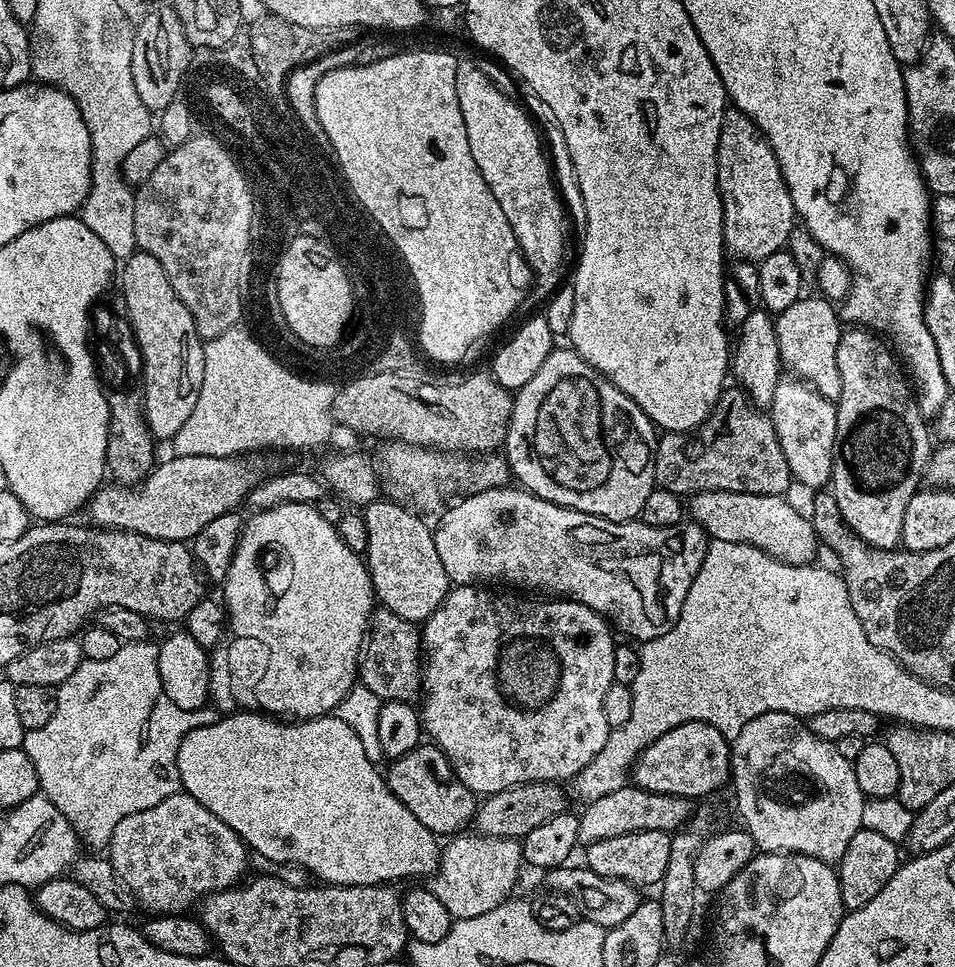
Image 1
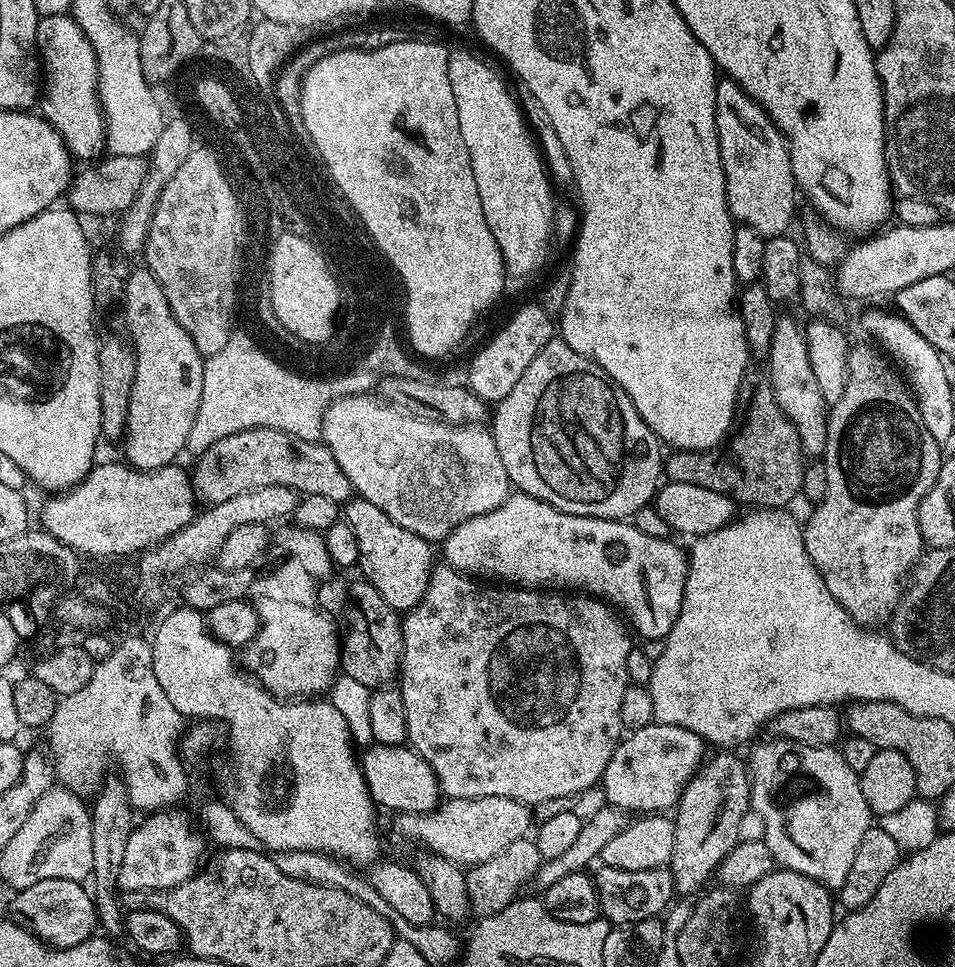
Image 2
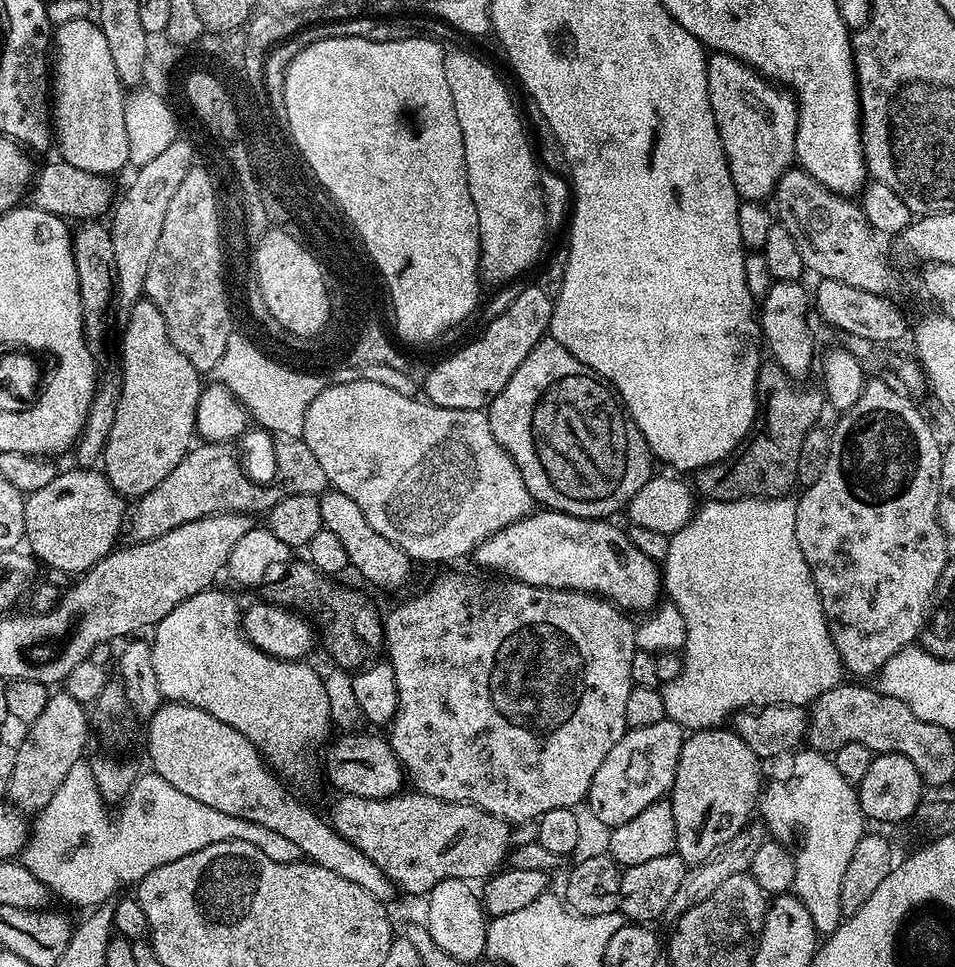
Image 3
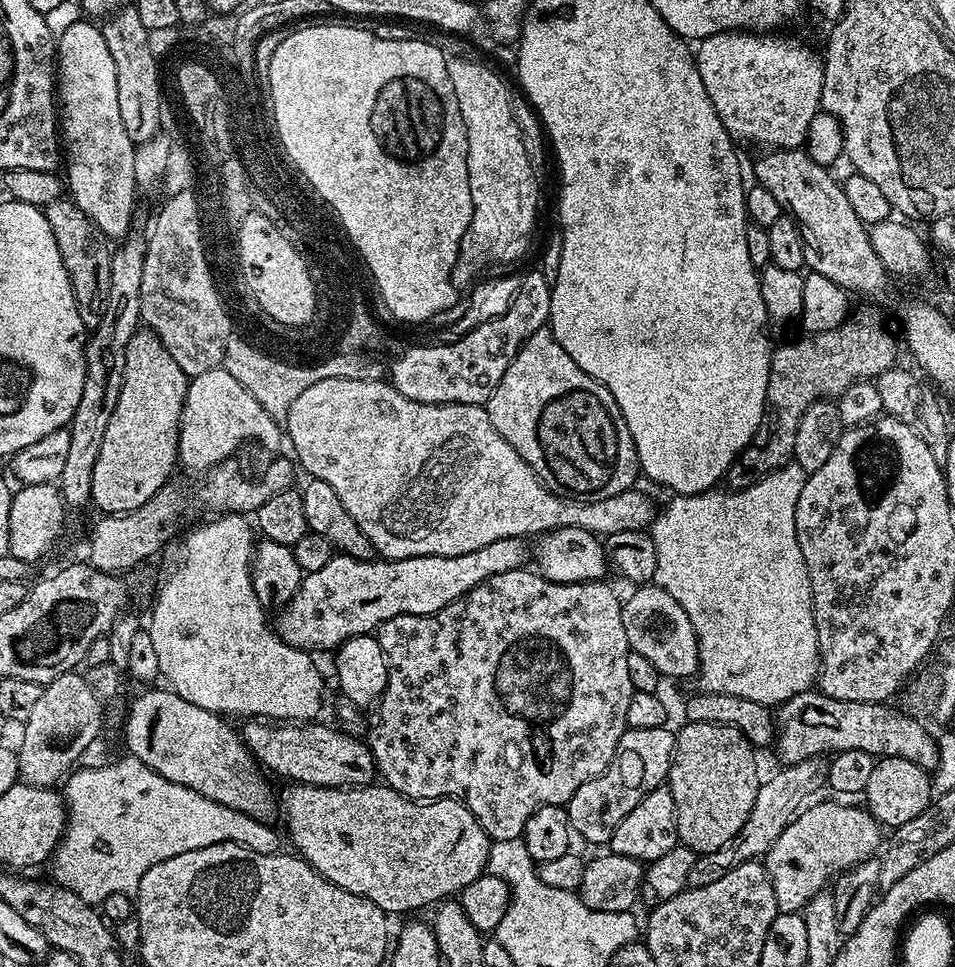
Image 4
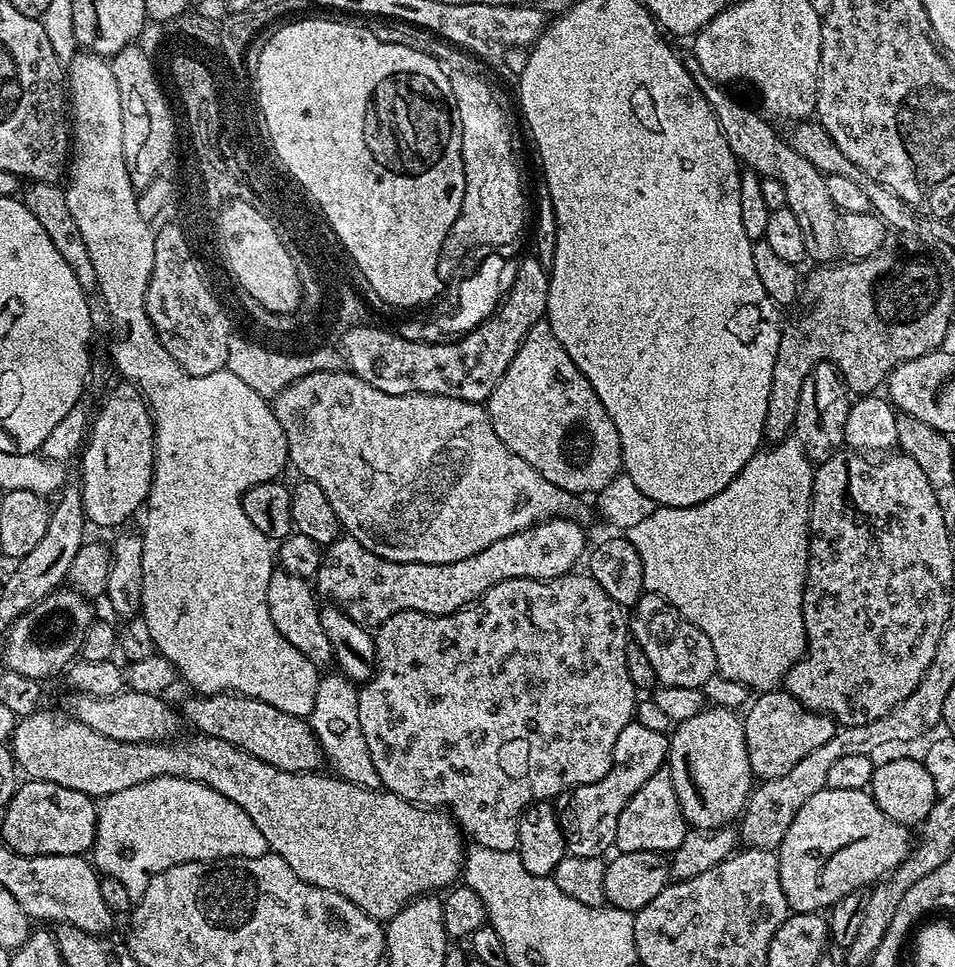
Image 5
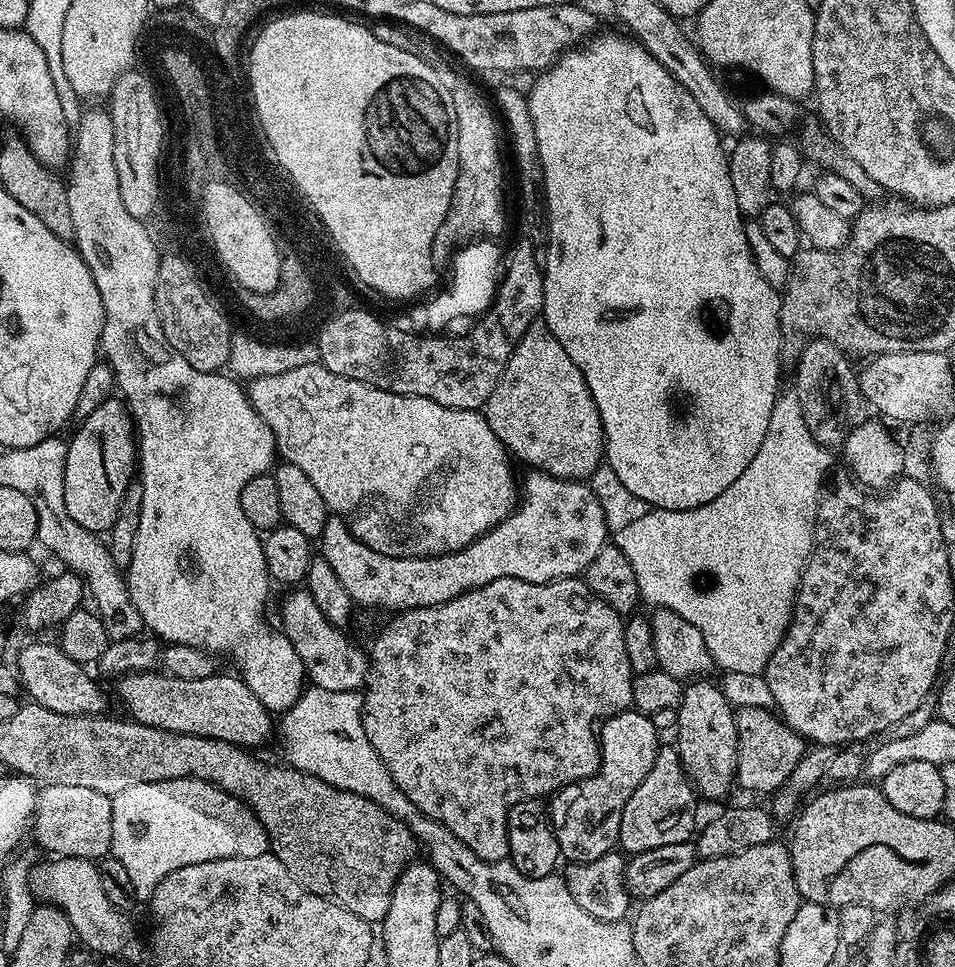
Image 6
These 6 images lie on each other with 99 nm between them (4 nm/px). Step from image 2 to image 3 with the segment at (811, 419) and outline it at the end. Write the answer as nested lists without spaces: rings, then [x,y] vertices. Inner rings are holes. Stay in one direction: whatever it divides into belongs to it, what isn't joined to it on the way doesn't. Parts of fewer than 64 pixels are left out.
[[[777,280],[770,286],[770,290],[762,298],[764,306],[758,310],[758,323],[762,333],[763,343],[772,351],[771,359],[782,371],[785,376],[795,378],[795,376],[804,376],[812,368],[812,355],[818,349],[817,341],[813,337],[813,325],[808,325],[808,308],[810,312],[810,292],[803,288],[803,283],[791,280],[782,282]]]

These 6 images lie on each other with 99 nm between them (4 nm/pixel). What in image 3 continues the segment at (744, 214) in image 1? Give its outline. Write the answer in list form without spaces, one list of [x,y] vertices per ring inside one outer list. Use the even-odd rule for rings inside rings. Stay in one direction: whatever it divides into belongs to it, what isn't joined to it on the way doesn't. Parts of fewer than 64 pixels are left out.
[[[725,52],[708,56],[710,106],[714,110],[718,134],[722,138],[736,192],[745,201],[767,201],[767,196],[769,199],[775,193],[776,183],[784,172],[793,167],[796,160],[796,105],[789,97],[787,100],[786,97],[779,96],[775,90],[777,91],[759,72],[753,72],[736,57],[727,56]]]

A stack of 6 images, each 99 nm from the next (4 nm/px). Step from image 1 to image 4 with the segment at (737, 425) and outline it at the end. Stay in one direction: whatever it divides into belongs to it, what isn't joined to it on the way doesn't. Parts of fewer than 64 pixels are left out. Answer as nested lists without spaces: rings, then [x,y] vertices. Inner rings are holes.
[[[860,308],[851,313],[844,323],[834,330],[814,332],[801,335],[801,340],[793,344],[784,344],[775,349],[770,362],[770,378],[766,386],[766,402],[764,403],[764,420],[758,426],[751,444],[741,452],[740,457],[726,473],[726,484],[729,489],[749,488],[754,482],[770,472],[777,472],[793,463],[794,437],[798,435],[798,422],[802,422],[802,414],[815,400],[838,398],[851,384],[875,381],[876,376],[888,371],[897,363],[896,340],[888,333],[884,325],[884,316],[876,308]]]

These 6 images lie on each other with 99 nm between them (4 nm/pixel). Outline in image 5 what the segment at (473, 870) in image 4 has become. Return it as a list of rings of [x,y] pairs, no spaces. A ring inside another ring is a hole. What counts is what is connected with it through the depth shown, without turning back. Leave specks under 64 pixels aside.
[[[41,710],[23,717],[17,723],[10,747],[19,771],[27,779],[58,782],[58,786],[70,786],[70,790],[78,790],[93,798],[116,794],[118,790],[130,790],[130,786],[163,776],[198,780],[218,790],[218,794],[230,798],[230,802],[242,806],[242,810],[250,814],[250,822],[262,830],[262,838],[266,838],[269,849],[280,856],[282,862],[286,862],[286,866],[298,874],[298,878],[350,898],[350,902],[376,920],[392,920],[394,914],[398,914],[398,910],[402,910],[411,900],[440,890],[436,888],[447,889],[455,885],[461,875],[466,851],[465,837],[460,825],[447,811],[412,804],[387,790],[363,788],[348,780],[341,780],[335,774],[323,776],[320,770],[278,770],[278,766],[270,766],[270,762],[262,762],[254,758],[254,754],[246,754],[246,750],[230,742],[222,742],[222,738],[192,734],[189,740],[172,738],[167,742],[143,744],[118,742],[106,734],[90,730],[90,726],[82,722],[64,716]]]

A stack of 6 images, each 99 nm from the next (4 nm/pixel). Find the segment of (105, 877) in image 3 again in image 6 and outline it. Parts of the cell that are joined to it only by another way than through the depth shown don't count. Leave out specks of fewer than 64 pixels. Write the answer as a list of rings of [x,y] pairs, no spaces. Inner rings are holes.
[[[163,780],[130,786],[112,797],[111,855],[130,874],[137,901],[151,901],[154,890],[174,870],[222,858],[250,858],[269,851],[260,820],[243,800],[205,780]]]

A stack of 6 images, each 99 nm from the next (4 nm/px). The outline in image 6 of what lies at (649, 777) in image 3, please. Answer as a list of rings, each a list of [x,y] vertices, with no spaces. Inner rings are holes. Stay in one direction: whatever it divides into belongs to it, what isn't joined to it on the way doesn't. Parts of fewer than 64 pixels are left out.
[[[635,710],[614,714],[599,725],[599,770],[590,778],[575,780],[561,788],[551,797],[552,804],[550,800],[552,828],[565,861],[573,864],[594,862],[617,847],[622,810],[626,810],[630,794],[642,786],[642,778],[650,774],[650,766],[654,766],[654,758],[662,747],[660,736],[651,715]]]

